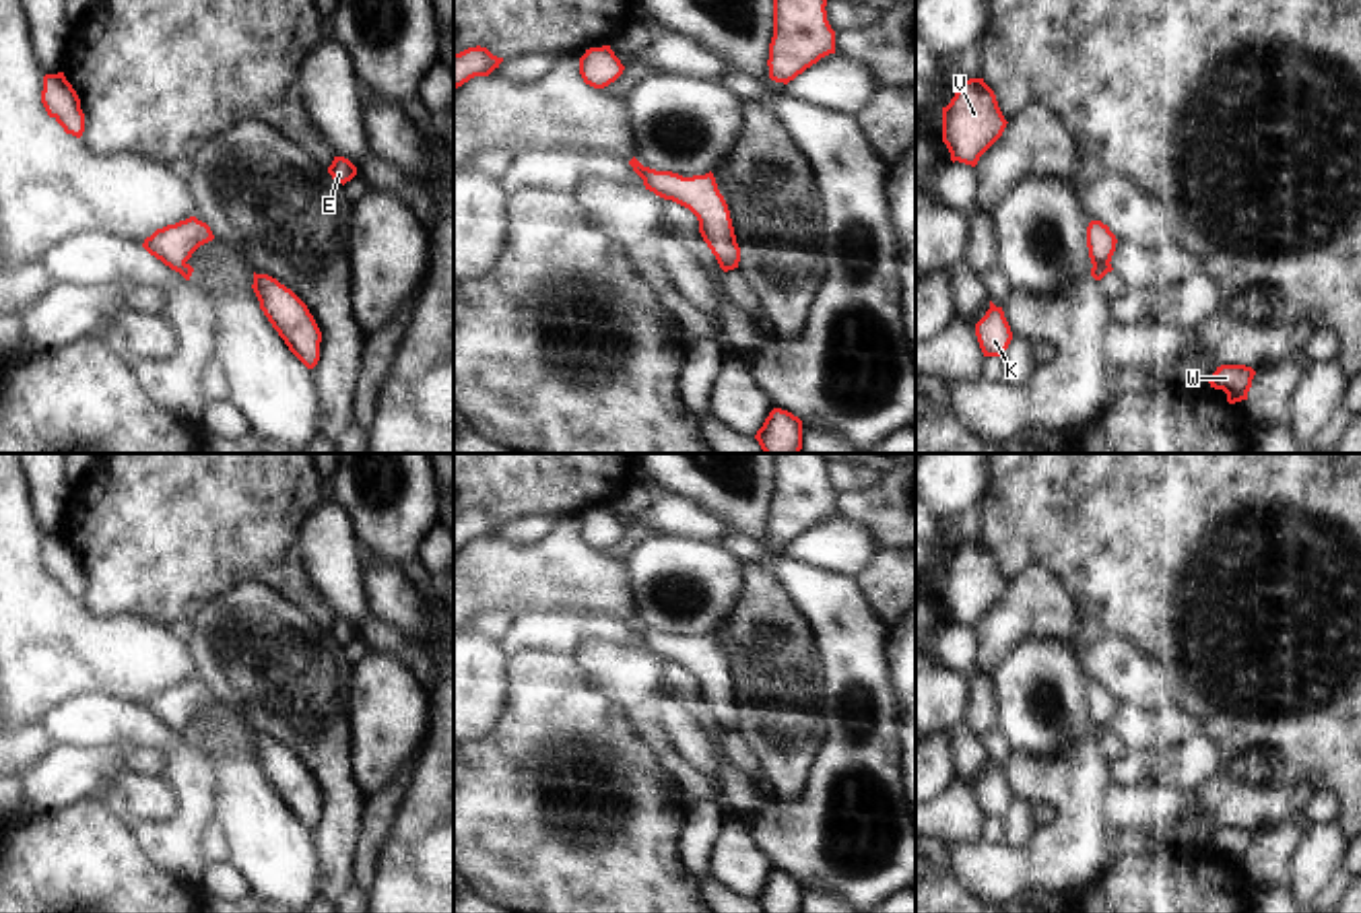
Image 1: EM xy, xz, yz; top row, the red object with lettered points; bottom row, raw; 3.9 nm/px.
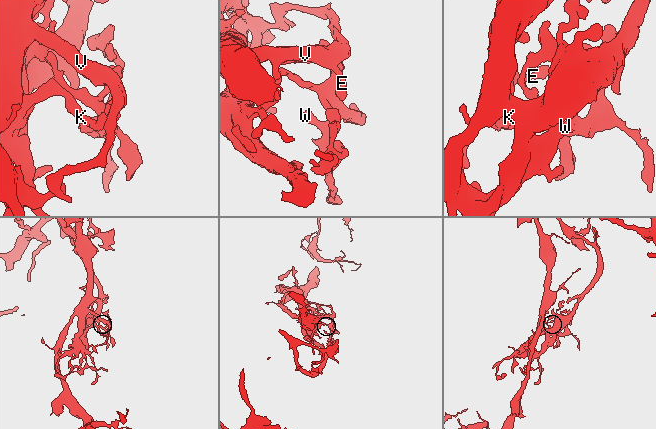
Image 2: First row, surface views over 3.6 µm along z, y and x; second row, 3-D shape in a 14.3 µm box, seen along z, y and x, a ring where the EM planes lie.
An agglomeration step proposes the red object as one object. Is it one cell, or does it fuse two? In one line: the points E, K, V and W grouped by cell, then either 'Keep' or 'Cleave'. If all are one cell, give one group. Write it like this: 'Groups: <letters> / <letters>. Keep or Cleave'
Groups: E V W / K. Cleave

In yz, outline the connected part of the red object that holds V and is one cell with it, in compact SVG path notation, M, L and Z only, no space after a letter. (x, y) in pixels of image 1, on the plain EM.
M984 540L965 542L942 569L942 604L951 622L975 629L980 618L1002 598L1006 581Z

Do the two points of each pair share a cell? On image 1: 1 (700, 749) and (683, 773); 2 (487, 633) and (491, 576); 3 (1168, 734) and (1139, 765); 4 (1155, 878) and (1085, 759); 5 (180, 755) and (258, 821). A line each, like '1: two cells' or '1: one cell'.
1: two cells
2: two cells
3: two cells
4: two cells
5: two cells

